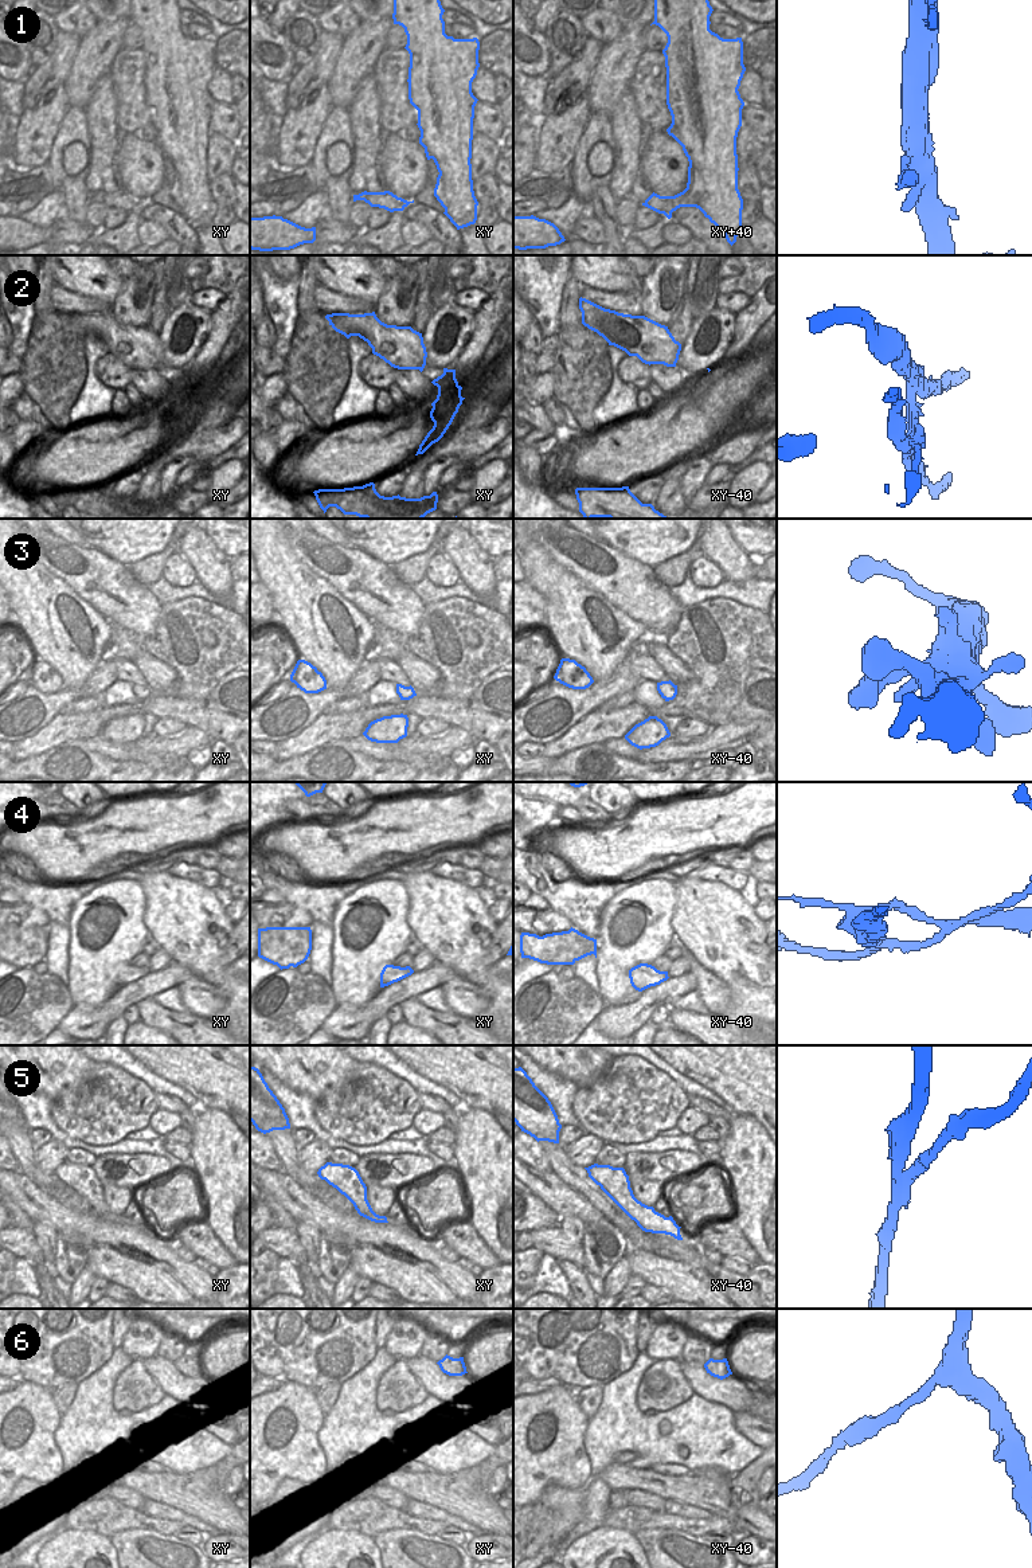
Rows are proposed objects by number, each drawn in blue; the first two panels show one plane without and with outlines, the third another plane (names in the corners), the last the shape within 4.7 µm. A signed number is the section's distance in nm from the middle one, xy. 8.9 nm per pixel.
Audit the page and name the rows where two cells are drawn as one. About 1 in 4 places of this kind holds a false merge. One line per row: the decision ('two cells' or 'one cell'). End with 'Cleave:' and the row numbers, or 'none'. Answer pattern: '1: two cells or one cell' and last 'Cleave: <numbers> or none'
1: one cell
2: two cells
3: one cell
4: two cells
5: two cells
6: one cell
Cleave: 2, 4, 5

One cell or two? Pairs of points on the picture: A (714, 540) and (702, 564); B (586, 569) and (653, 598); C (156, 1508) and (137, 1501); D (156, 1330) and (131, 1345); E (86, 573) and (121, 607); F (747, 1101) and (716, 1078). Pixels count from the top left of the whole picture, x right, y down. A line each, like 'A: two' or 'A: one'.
A: two
B: one
C: two
D: one
E: one
F: one

